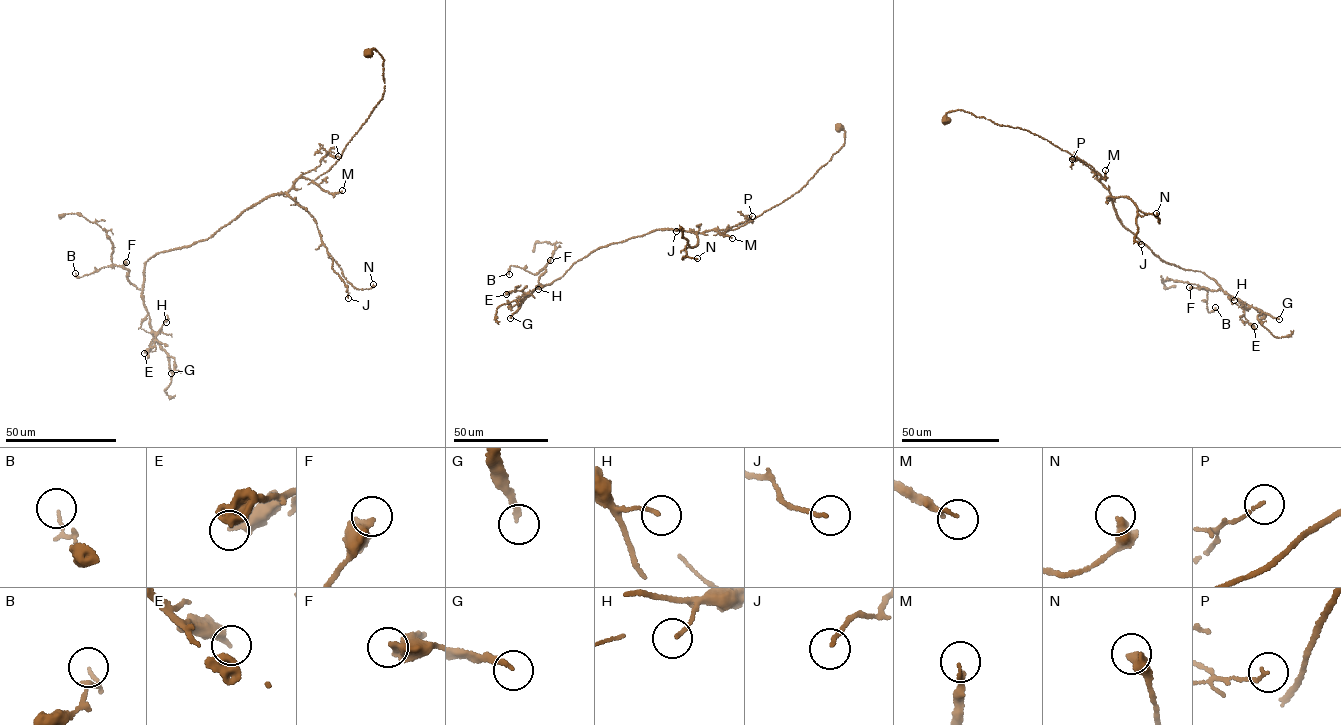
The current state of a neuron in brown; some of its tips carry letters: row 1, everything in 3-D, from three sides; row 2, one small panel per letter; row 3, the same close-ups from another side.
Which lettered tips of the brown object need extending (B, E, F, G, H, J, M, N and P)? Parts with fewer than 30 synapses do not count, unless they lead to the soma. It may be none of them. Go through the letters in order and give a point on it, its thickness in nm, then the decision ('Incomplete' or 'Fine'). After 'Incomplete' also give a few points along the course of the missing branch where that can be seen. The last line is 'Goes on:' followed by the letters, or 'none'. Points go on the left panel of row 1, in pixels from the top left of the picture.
B: Place: (75, 273). Thickness 90 nm. Fine
E: Place: (144, 353). Thickness 320 nm. Fine
F: Place: (126, 262). Thickness 460 nm. Incomplete. Course of what is missing: (126, 262), (129, 249), (124, 227)
G: Place: (171, 373). Thickness 180 nm. Incomplete. Course of what is missing: (171, 373), (183, 391), (175, 397), (170, 409), (173, 424)
H: Place: (166, 322). Thickness 130 nm. Fine
J: Place: (348, 298). Thickness 130 nm. Fine
M: Place: (342, 190). Thickness 130 nm. Fine
N: Place: (373, 284). Thickness 400 nm. Fine
P: Place: (338, 156). Thickness 110 nm. Fine
Goes on: F, G

